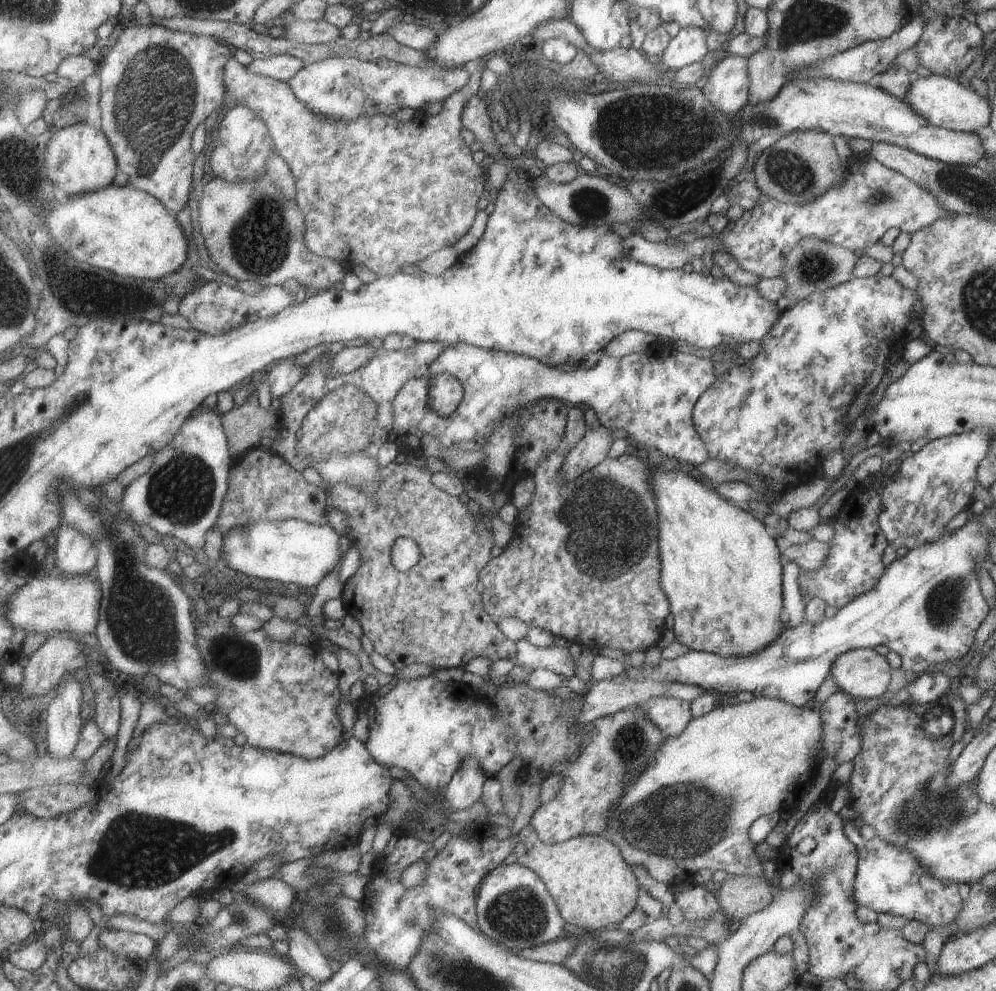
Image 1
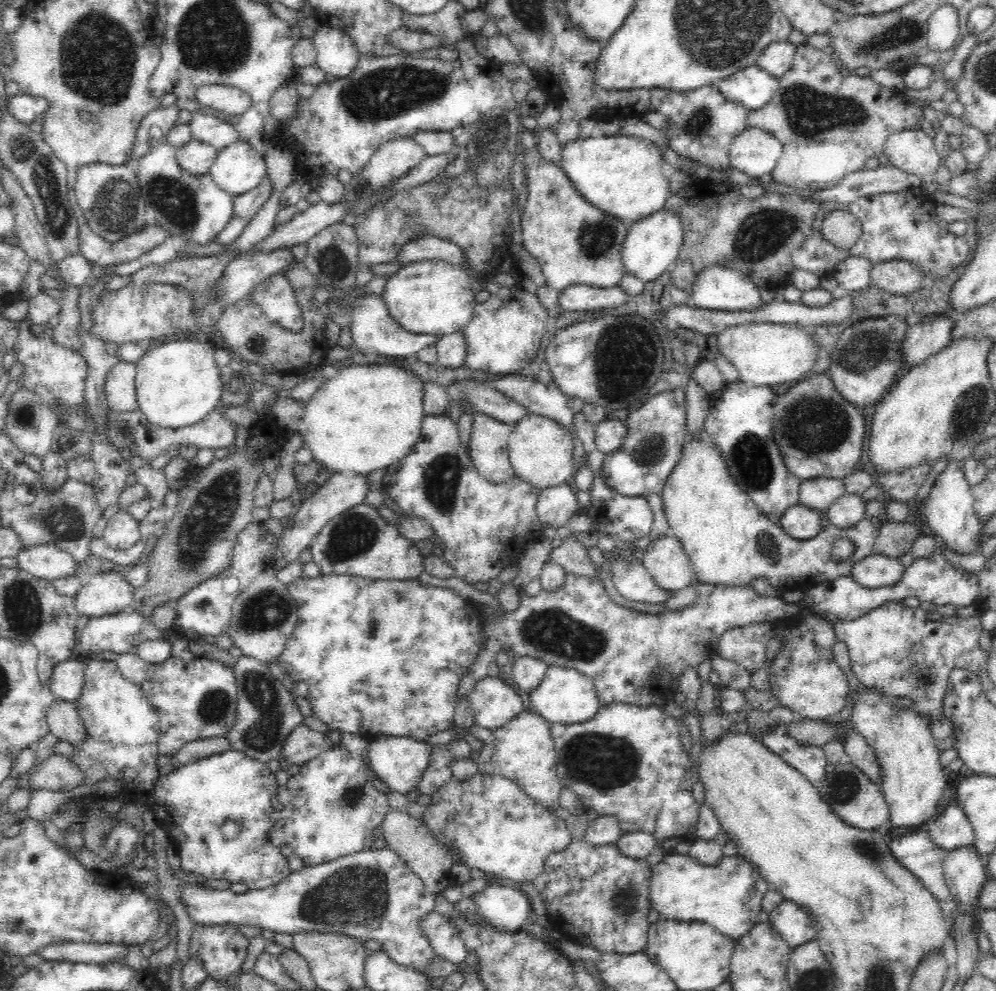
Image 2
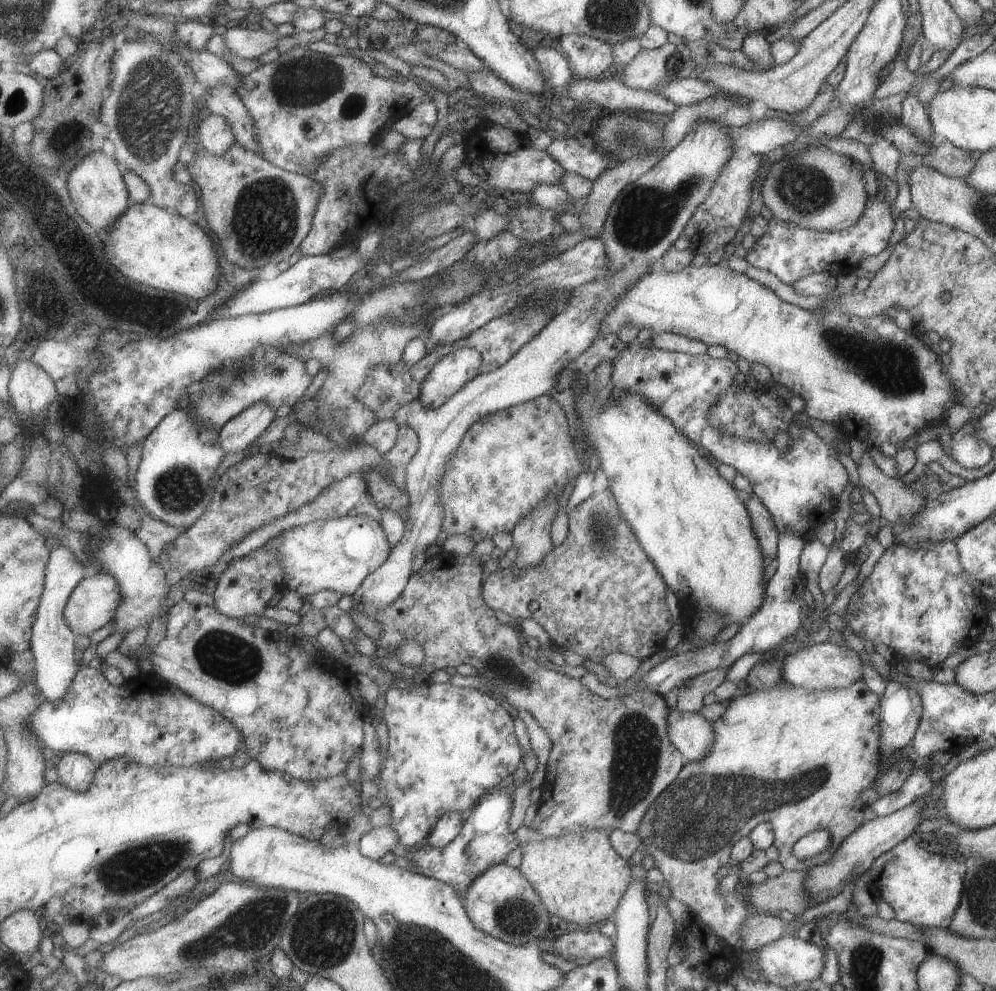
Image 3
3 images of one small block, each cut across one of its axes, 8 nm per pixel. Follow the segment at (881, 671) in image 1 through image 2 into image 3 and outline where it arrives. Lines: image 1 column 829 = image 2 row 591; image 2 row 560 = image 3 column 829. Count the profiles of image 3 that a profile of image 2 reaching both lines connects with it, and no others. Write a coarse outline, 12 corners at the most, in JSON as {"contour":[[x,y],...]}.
{"contour":[[827,640],[783,658],[782,680],[809,690],[861,679],[859,655]]}

